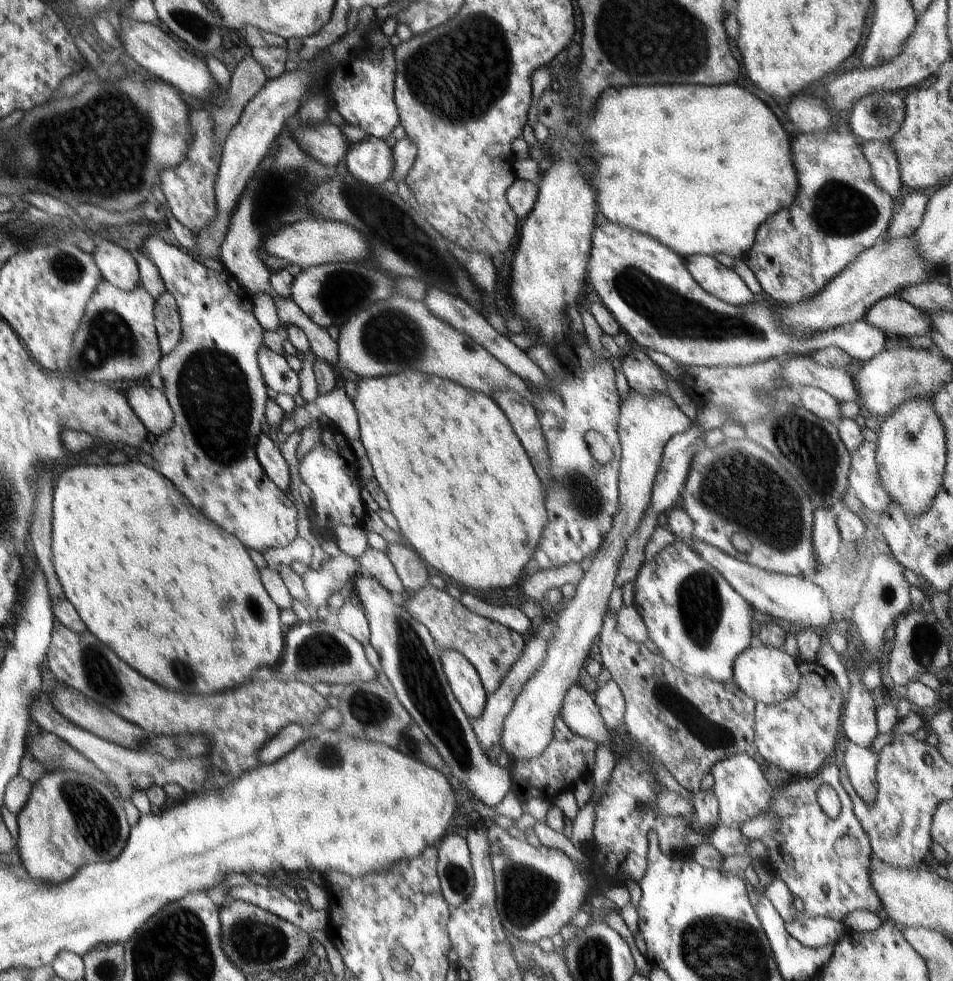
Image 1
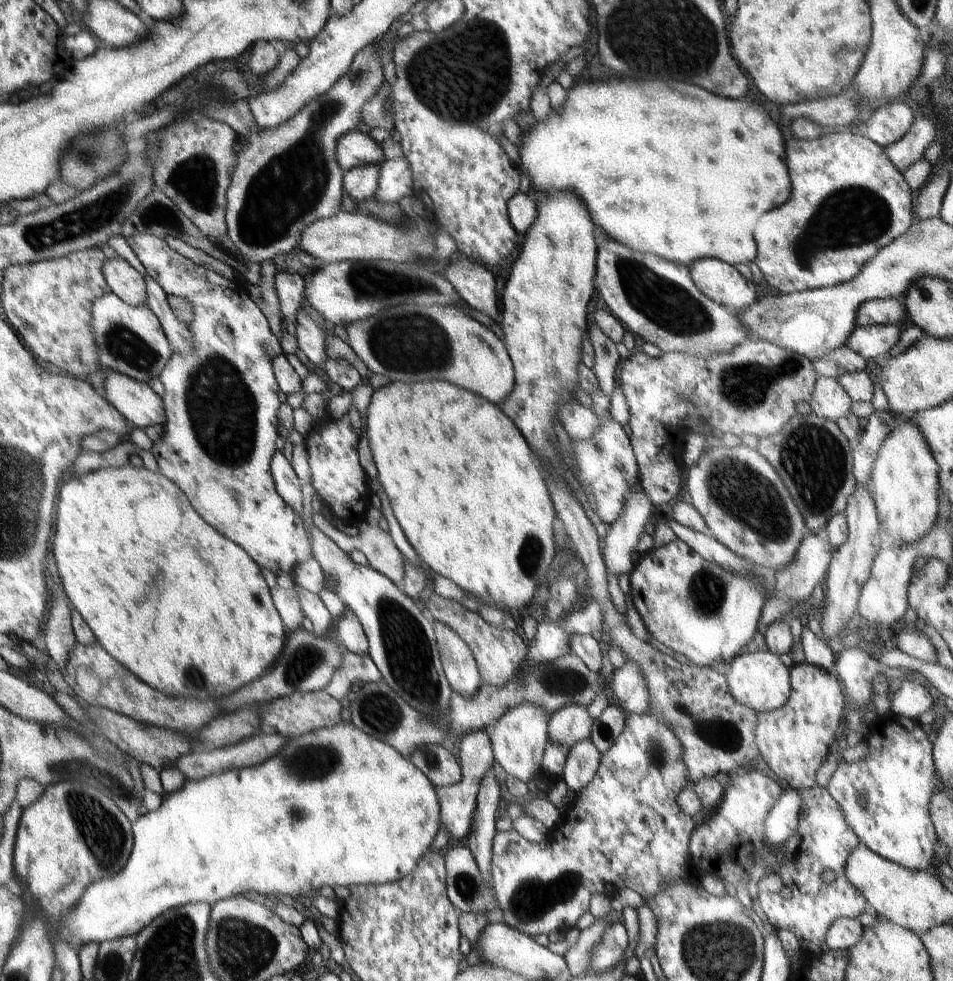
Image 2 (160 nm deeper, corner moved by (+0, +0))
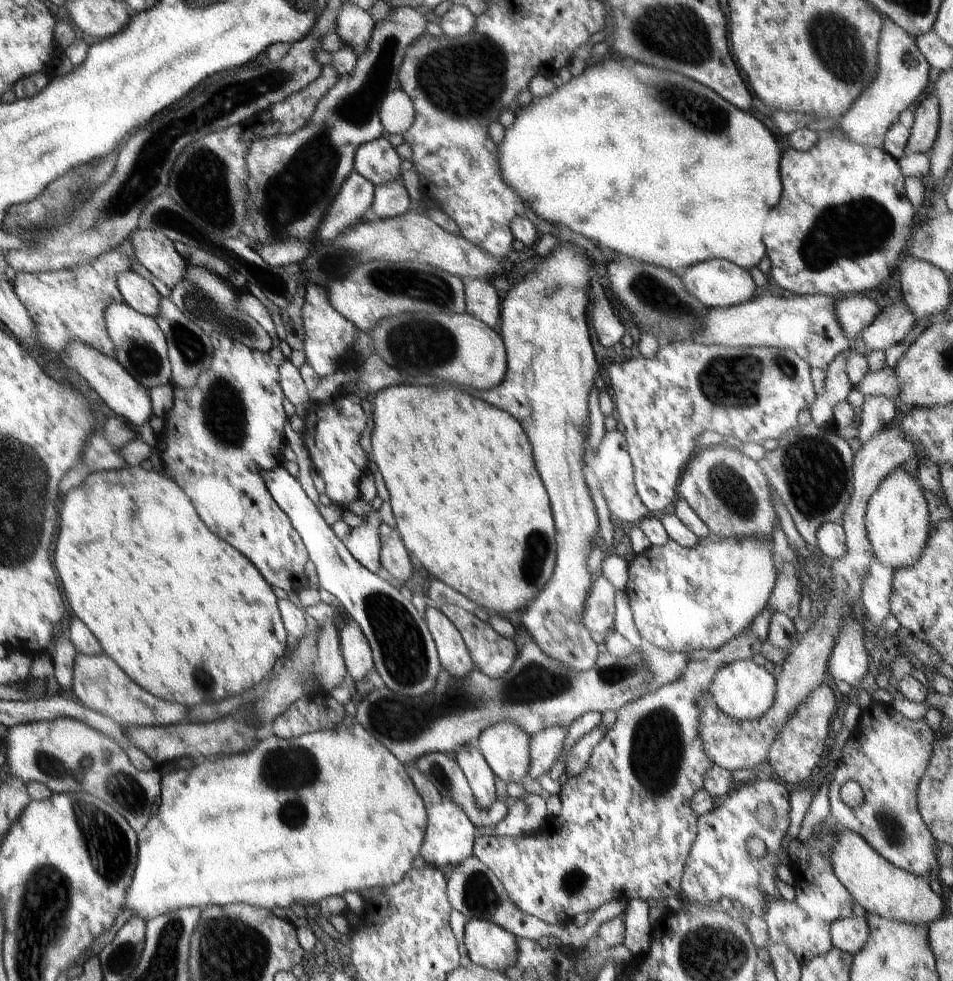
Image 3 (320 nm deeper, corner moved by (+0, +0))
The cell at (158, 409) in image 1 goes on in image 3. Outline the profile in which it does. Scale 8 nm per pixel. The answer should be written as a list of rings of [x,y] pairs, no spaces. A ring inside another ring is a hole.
[[[72,340],[68,348],[64,348],[60,360],[64,362],[70,371],[76,370],[86,382],[98,393],[98,396],[106,403],[108,408],[121,415],[134,426],[142,426],[153,416],[152,402],[149,398],[149,390],[142,387],[115,358],[100,354],[94,348],[88,348],[88,344],[80,340]]]

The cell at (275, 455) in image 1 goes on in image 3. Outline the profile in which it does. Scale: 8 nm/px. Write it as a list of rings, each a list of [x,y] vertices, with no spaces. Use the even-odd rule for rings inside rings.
[[[282,464],[265,474],[264,484],[276,505],[300,534],[318,574],[318,589],[322,588],[335,596],[360,626],[372,650],[376,671],[386,687],[408,698],[432,692],[439,684],[438,674],[442,666],[426,620],[413,603],[390,582],[362,566],[355,554],[348,552],[344,542],[320,515],[318,505],[304,493],[298,480]]]

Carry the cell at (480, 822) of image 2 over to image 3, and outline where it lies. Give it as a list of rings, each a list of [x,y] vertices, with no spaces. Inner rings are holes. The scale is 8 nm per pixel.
[[[466,745],[457,751],[456,764],[468,780],[476,808],[488,810],[496,800],[496,774],[476,748]]]

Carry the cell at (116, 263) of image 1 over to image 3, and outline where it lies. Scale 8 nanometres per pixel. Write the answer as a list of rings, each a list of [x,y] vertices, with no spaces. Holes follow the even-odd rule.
[[[133,270],[120,272],[116,284],[127,306],[135,312],[156,319],[160,312],[160,294],[146,278]]]

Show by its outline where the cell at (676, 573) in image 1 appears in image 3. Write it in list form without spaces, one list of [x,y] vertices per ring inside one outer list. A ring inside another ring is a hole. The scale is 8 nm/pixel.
[[[714,535],[707,539],[700,539],[696,548],[685,548],[674,540],[668,540],[663,546],[652,546],[641,554],[637,554],[635,558],[627,562],[628,583],[623,592],[626,592],[630,600],[634,623],[636,624],[636,628],[638,628],[638,632],[640,632],[640,636],[644,638],[645,642],[654,644],[654,646],[658,646],[658,648],[662,648],[667,652],[684,652],[684,654],[690,654],[696,652],[696,650],[709,650],[709,652],[720,650],[730,640],[734,640],[736,636],[740,636],[750,626],[752,620],[755,620],[756,616],[768,605],[770,596],[775,588],[775,579],[777,576],[777,570],[774,567],[772,558],[772,550],[773,542],[771,540],[760,540],[760,538],[756,537],[742,538],[742,536],[720,539]]]

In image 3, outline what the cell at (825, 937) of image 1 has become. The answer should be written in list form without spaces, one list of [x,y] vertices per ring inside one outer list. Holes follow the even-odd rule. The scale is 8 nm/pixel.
[[[853,915],[830,924],[830,938],[833,947],[850,955],[860,952],[868,942],[868,926],[863,918]]]

